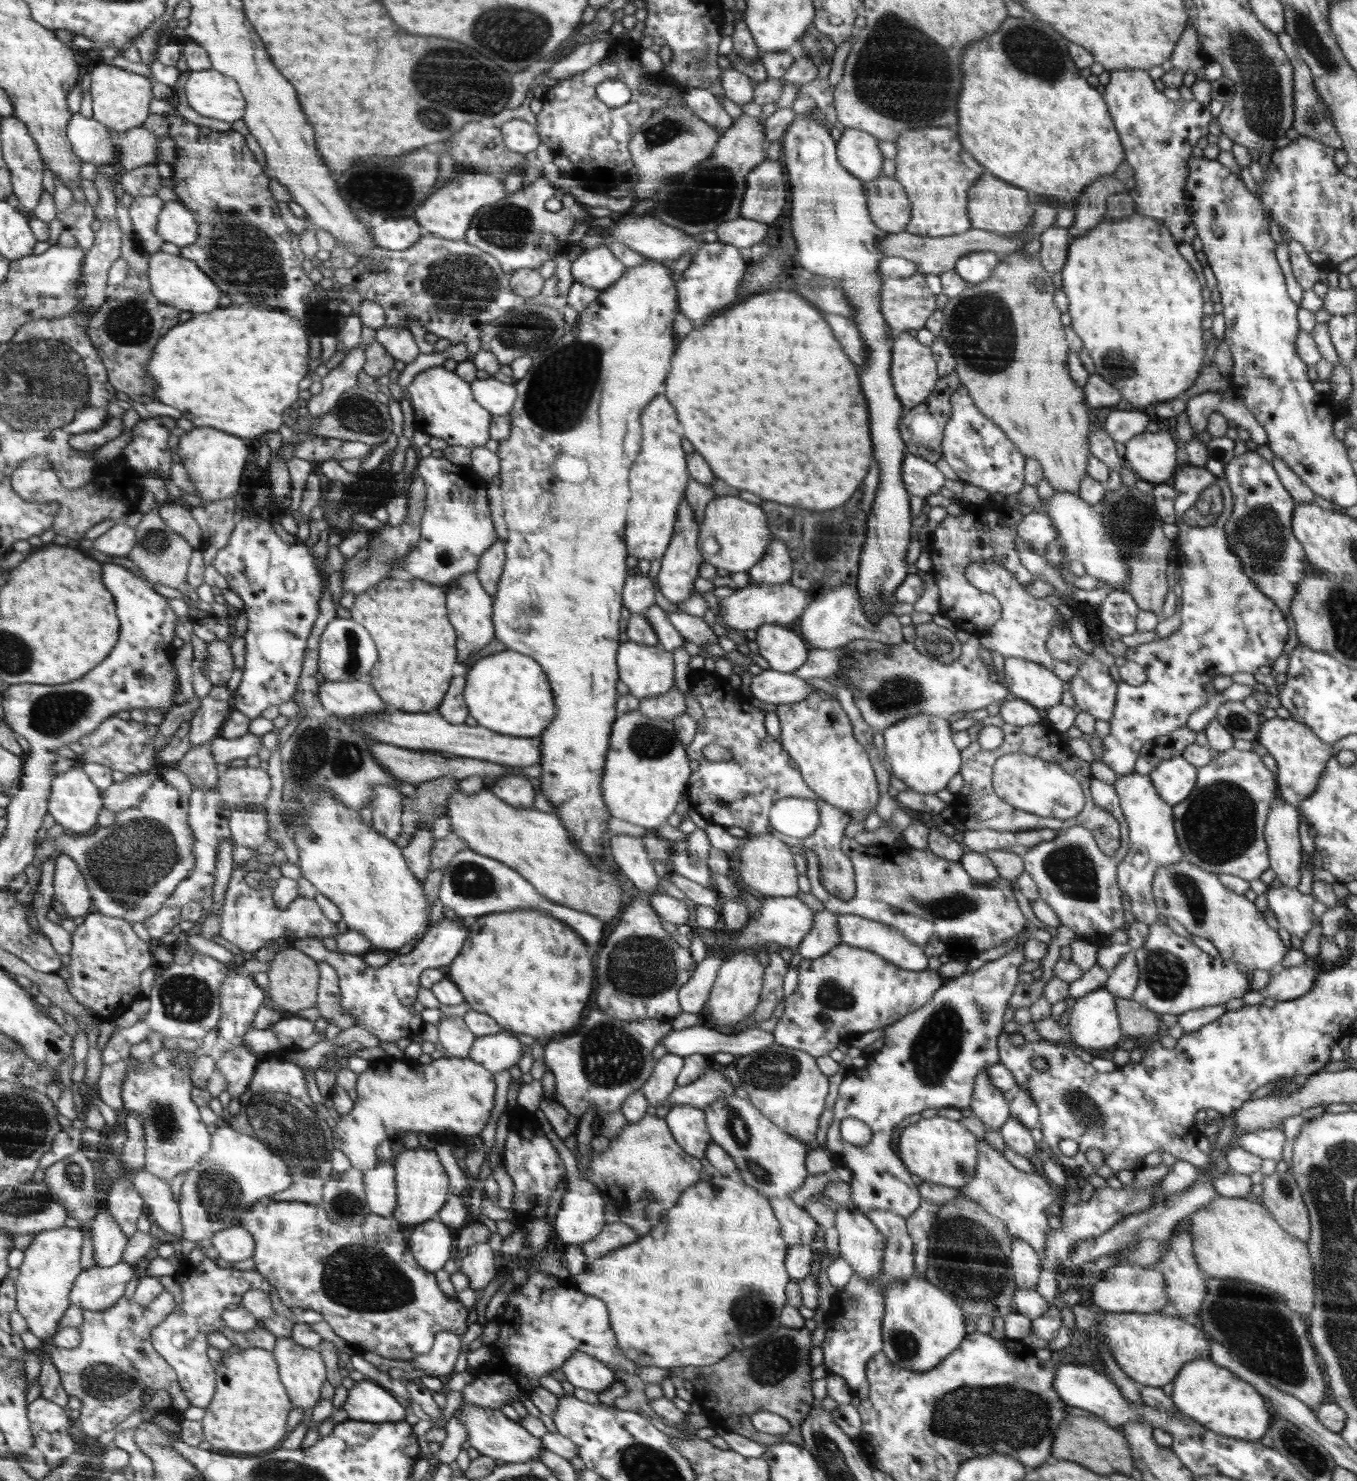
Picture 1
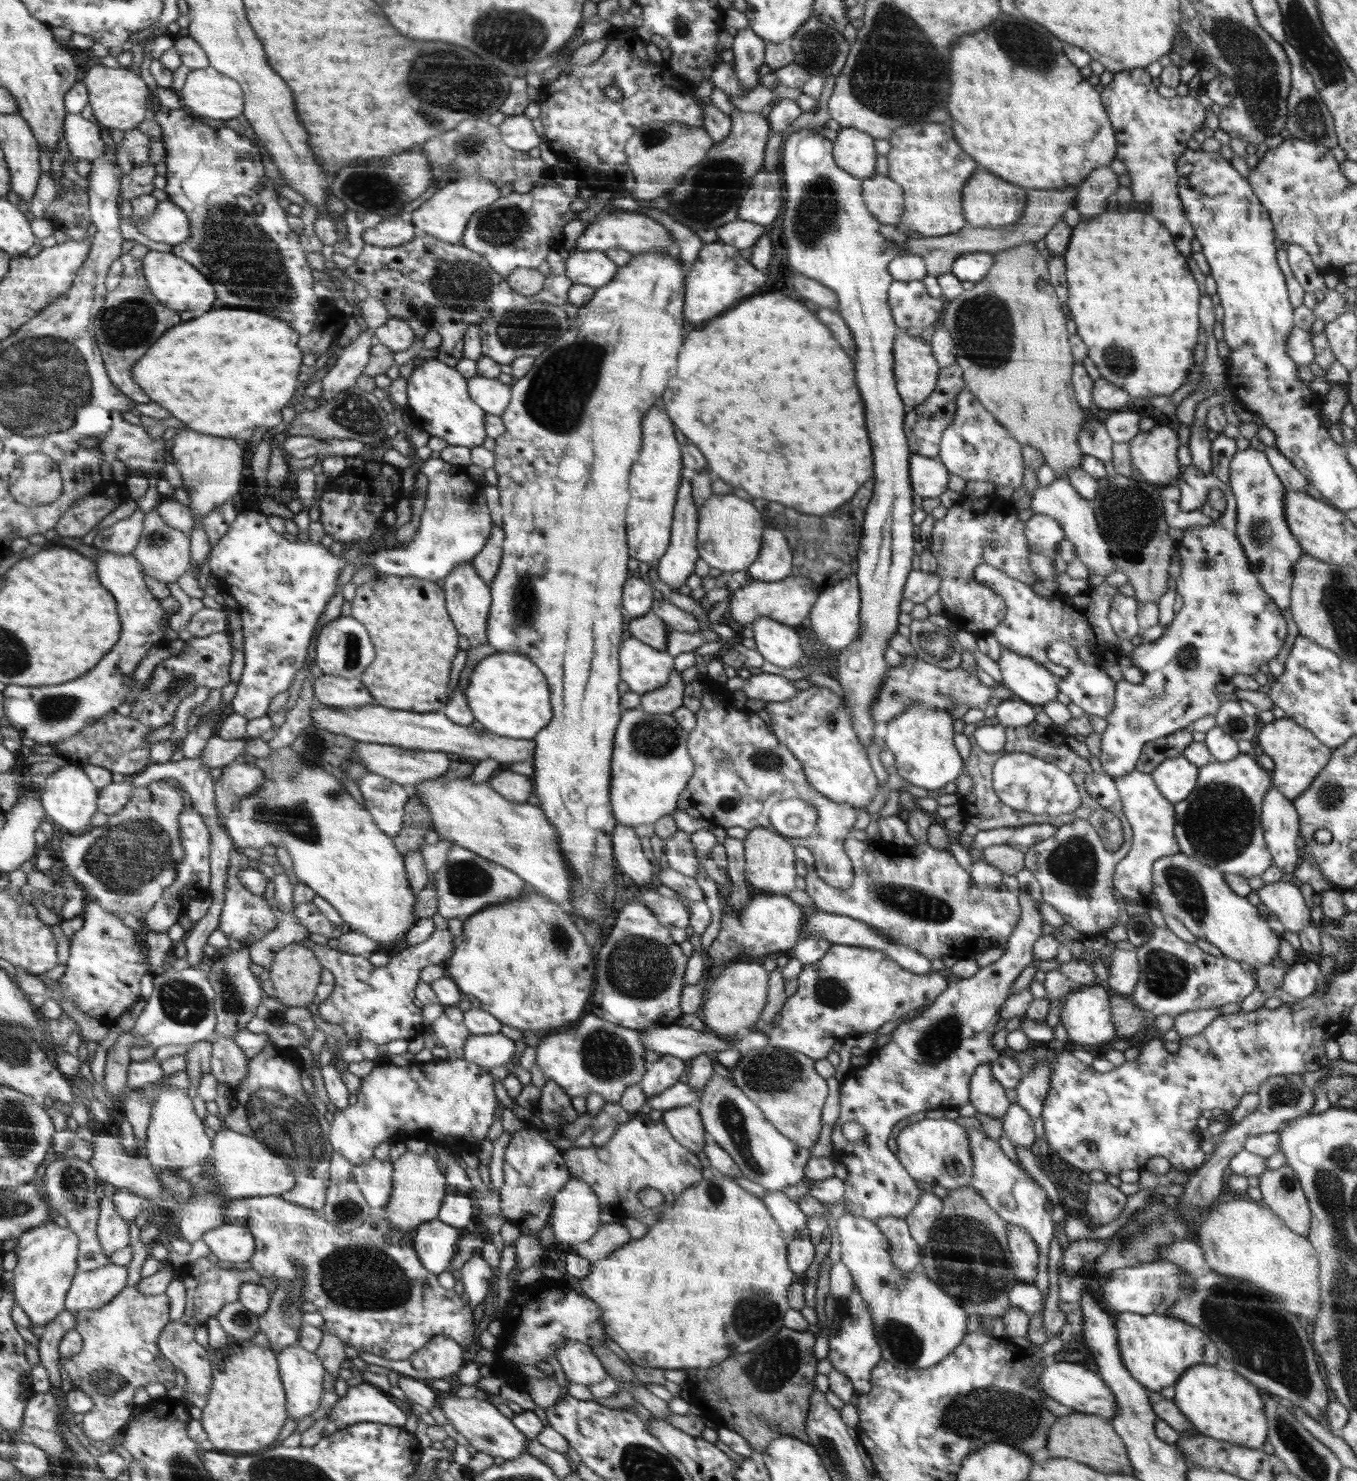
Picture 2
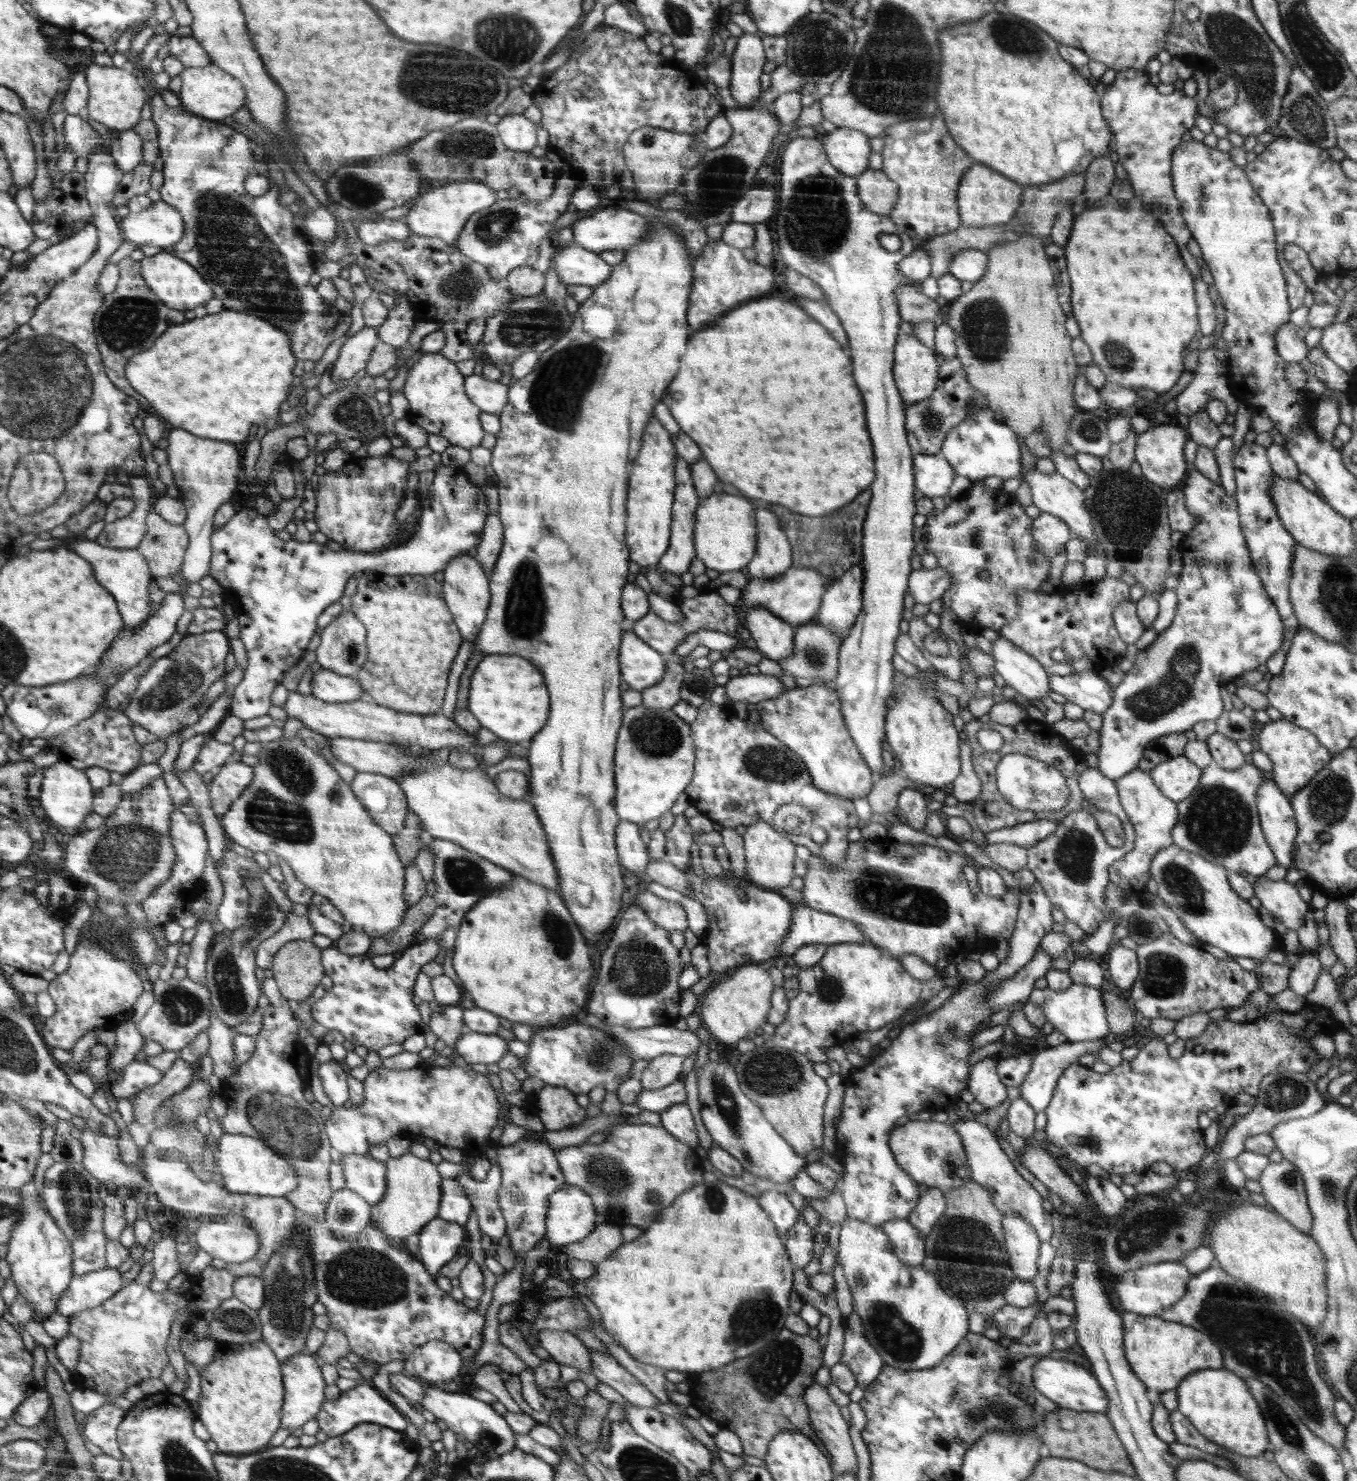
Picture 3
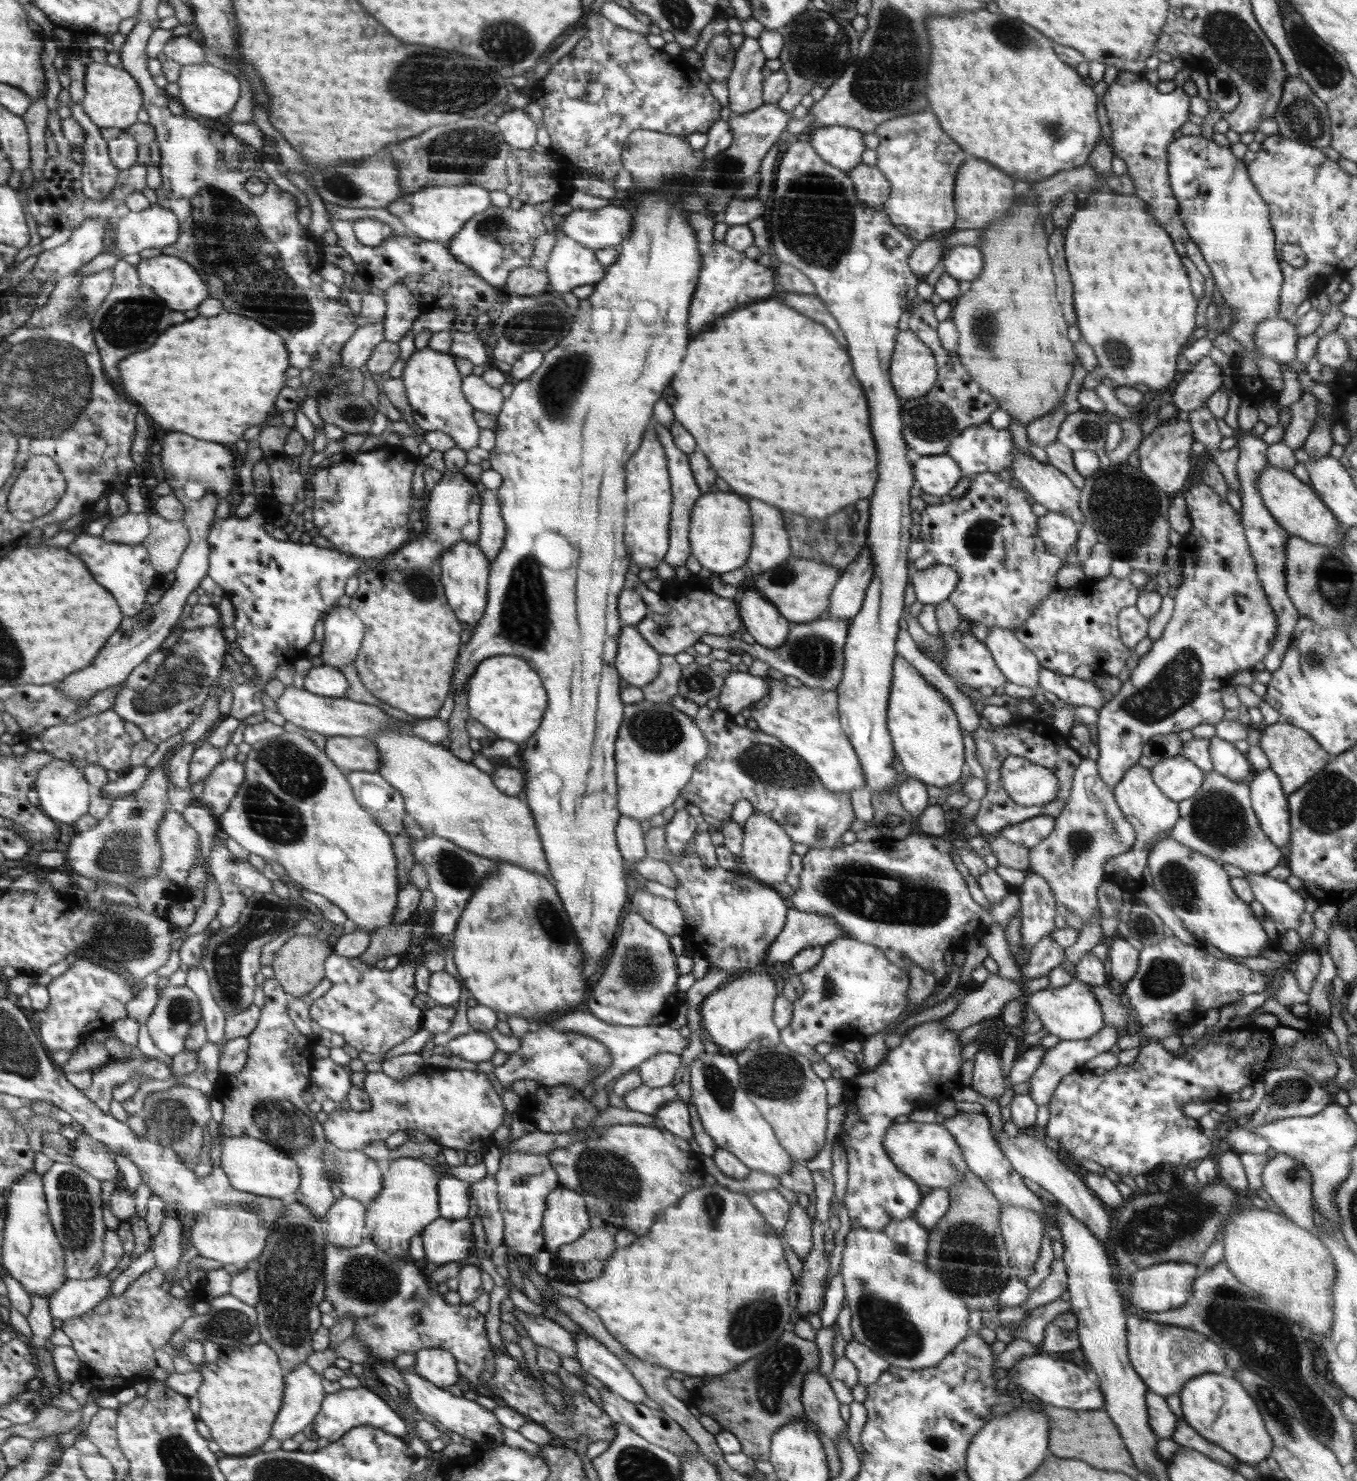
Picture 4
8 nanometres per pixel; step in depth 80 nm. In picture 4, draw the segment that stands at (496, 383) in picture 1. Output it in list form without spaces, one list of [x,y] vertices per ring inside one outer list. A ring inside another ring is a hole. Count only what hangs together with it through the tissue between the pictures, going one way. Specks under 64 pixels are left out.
[[[465,376],[462,390],[469,403],[478,411],[498,415],[504,407],[502,391],[488,384],[482,376]]]

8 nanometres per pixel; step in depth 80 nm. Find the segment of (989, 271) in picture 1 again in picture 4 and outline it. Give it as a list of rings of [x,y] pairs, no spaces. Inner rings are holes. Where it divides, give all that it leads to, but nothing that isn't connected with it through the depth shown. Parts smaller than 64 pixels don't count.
[[[960,245],[951,248],[944,255],[944,268],[952,278],[960,281],[972,282],[981,275],[982,266],[985,265],[981,249],[971,245]]]

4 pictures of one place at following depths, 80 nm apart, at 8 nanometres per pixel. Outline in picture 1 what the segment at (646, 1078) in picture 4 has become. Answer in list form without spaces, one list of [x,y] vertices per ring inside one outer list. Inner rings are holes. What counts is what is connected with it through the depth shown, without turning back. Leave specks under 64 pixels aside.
[[[666,1053],[660,1059],[650,1078],[642,1088],[643,1095],[652,1106],[663,1106],[676,1087],[676,1077],[684,1066],[683,1056]]]

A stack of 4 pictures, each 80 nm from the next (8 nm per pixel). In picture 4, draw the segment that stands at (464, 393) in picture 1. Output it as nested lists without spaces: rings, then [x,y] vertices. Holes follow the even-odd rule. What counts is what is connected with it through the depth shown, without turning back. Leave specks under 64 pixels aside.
[[[431,348],[416,349],[406,361],[402,372],[402,382],[412,409],[415,424],[424,432],[439,430],[445,432],[462,450],[478,447],[480,426],[474,418],[475,408],[467,400],[462,390],[464,377],[459,373],[455,357],[449,353],[438,352]]]

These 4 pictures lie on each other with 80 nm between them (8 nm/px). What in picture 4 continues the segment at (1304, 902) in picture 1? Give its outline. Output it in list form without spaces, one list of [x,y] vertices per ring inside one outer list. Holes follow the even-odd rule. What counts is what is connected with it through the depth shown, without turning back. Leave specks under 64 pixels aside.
[[[1246,871],[1246,880],[1255,899],[1261,902],[1273,921],[1280,922],[1292,930],[1300,926],[1300,918],[1305,911],[1305,900],[1298,891],[1294,891],[1286,881],[1276,880],[1267,873]]]

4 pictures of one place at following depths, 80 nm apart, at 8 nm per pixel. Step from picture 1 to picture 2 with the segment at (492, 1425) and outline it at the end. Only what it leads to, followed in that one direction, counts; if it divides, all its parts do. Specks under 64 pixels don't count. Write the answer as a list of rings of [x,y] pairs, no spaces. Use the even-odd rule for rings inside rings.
[[[437,1392],[436,1406],[442,1408],[442,1412],[446,1414],[446,1418],[452,1423],[452,1426],[464,1436],[470,1443],[470,1446],[476,1448],[477,1452],[487,1454],[488,1456],[496,1458],[504,1458],[504,1460],[514,1460],[519,1458],[521,1454],[527,1452],[526,1441],[529,1439],[518,1432],[519,1428],[512,1420],[502,1415],[498,1411],[496,1405],[493,1405],[479,1395],[472,1398],[460,1399],[456,1397],[455,1392]]]

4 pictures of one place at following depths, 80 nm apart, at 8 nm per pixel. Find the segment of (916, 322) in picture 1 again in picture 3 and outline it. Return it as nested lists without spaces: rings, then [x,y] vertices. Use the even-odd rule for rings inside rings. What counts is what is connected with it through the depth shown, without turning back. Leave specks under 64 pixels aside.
[[[919,283],[902,285],[896,290],[896,297],[900,305],[901,322],[926,322],[934,321],[940,312],[940,306],[934,299],[920,294]]]

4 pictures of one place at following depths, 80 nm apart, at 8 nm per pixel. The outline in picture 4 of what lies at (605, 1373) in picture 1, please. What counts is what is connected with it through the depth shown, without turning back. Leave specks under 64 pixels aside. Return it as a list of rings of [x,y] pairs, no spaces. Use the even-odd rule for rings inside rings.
[[[515,1306],[513,1309],[513,1314],[520,1320],[520,1324],[537,1347],[551,1348],[560,1358],[577,1356],[577,1346],[571,1332],[550,1318],[526,1315]]]

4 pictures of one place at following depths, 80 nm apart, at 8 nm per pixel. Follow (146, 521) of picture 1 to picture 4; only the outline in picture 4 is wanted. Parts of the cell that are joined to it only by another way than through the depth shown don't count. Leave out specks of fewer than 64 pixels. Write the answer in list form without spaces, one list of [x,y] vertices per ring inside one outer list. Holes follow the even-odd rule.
[[[156,512],[148,519],[150,532],[141,544],[148,549],[153,567],[164,576],[176,570],[192,538],[183,522],[172,522]]]

